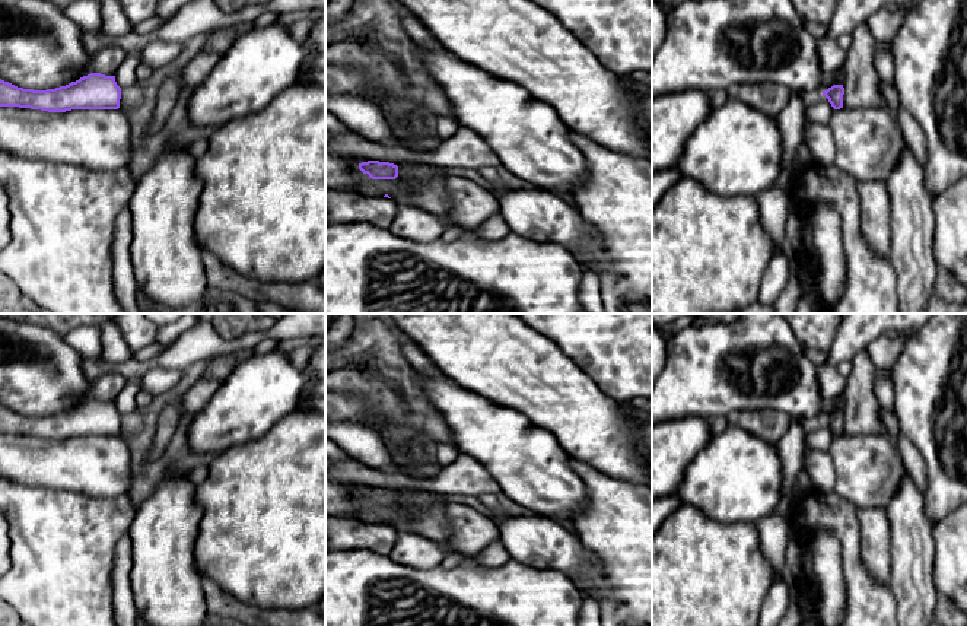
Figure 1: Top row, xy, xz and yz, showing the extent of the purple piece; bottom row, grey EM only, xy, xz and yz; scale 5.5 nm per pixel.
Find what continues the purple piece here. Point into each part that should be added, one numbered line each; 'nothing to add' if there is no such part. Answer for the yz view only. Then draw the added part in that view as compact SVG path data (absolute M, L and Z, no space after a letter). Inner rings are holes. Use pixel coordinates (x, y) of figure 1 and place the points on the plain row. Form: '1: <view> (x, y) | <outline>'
nothing to add

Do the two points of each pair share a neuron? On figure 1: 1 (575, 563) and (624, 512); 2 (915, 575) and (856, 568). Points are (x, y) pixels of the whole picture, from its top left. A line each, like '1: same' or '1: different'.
1: different
2: different

